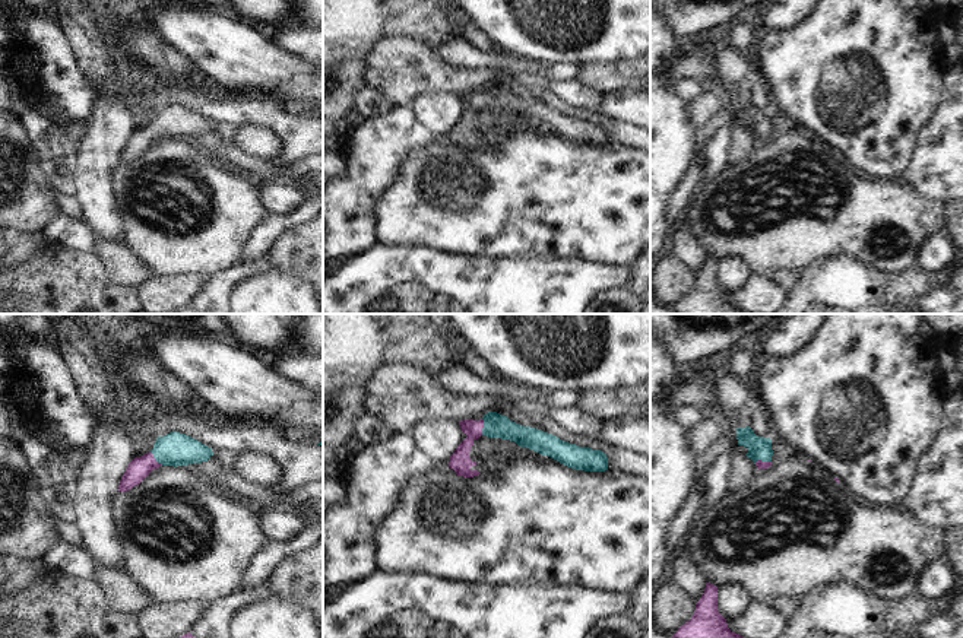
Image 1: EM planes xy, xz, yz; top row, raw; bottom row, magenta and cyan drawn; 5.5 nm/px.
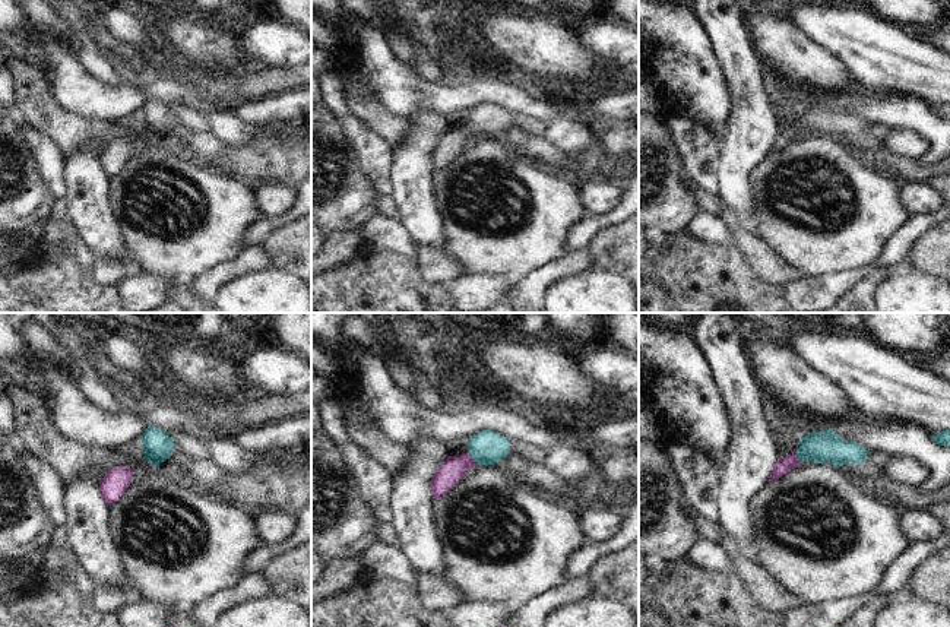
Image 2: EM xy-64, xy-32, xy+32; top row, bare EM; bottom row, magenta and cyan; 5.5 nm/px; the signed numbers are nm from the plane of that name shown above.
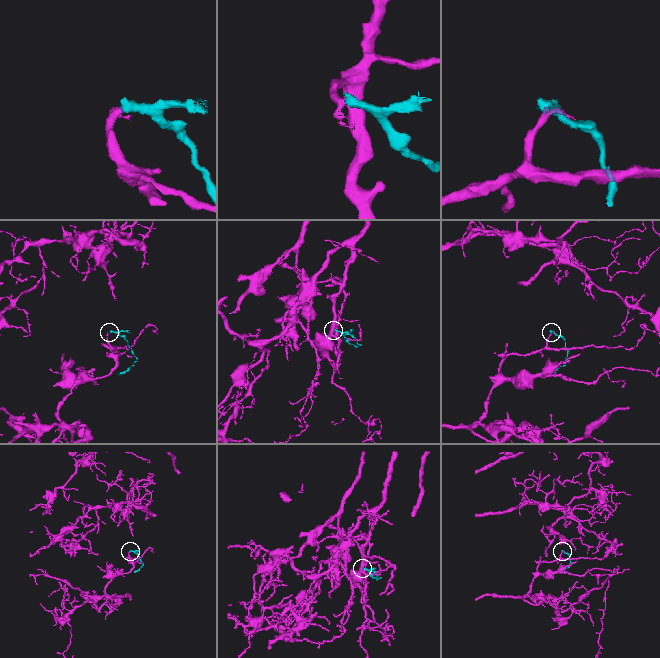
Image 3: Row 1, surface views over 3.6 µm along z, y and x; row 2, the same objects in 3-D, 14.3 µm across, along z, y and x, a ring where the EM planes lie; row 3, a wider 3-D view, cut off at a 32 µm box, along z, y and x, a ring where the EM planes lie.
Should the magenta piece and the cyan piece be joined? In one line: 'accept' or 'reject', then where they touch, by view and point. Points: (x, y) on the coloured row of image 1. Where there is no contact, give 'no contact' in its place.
accept | xz (482, 427)

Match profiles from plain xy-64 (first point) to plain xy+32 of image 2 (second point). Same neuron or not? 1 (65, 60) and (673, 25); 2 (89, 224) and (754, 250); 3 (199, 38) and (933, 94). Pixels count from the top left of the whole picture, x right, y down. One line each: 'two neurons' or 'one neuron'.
1: one neuron
2: two neurons
3: one neuron

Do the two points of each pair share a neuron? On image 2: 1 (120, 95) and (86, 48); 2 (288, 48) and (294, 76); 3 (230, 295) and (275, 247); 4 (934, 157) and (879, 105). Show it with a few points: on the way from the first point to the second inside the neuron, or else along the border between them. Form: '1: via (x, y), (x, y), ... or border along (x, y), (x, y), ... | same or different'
1: border along (82, 67), (107, 84), (123, 84) | different
2: border along (295, 65), (266, 66), (259, 70) | different
3: border along (272, 265), (295, 276) | different
4: via (934, 138), (909, 113), (898, 111) | same

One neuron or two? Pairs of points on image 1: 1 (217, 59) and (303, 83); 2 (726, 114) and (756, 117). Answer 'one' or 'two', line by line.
1: one
2: two

